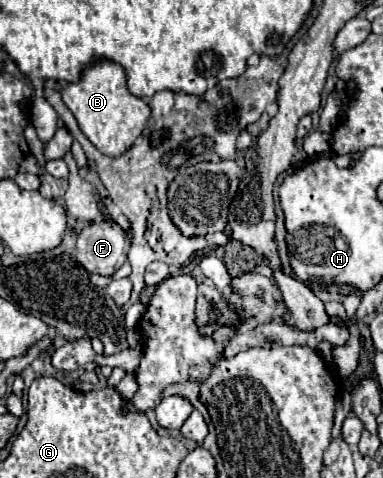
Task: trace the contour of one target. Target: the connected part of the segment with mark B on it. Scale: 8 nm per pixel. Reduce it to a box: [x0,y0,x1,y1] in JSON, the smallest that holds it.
[62,61,150,157]

